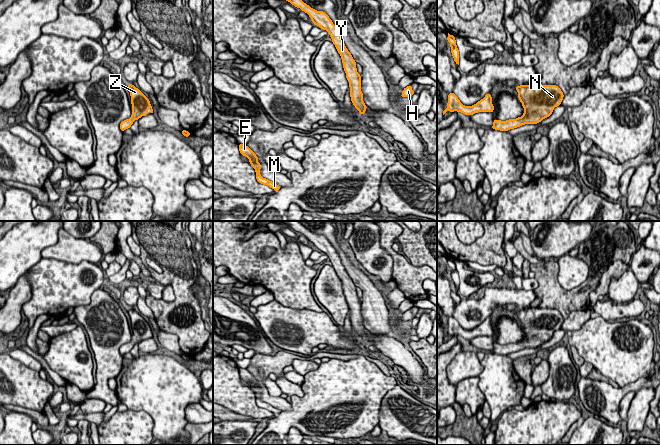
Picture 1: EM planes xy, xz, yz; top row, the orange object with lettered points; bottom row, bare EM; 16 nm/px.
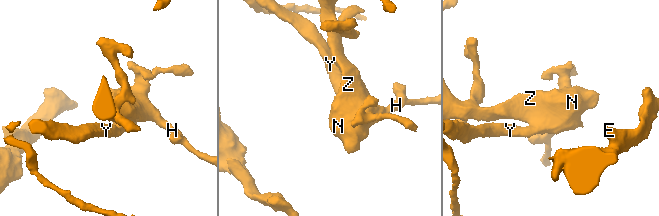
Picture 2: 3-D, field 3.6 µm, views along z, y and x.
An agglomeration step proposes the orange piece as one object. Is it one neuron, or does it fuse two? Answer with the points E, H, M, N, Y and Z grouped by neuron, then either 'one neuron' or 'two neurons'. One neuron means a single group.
groups E H M N Y Z; one neuron

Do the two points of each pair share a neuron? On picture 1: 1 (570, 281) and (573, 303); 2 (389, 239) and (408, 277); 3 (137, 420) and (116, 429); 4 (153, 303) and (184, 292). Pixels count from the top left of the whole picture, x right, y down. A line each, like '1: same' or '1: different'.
1: different
2: same
3: same
4: same

